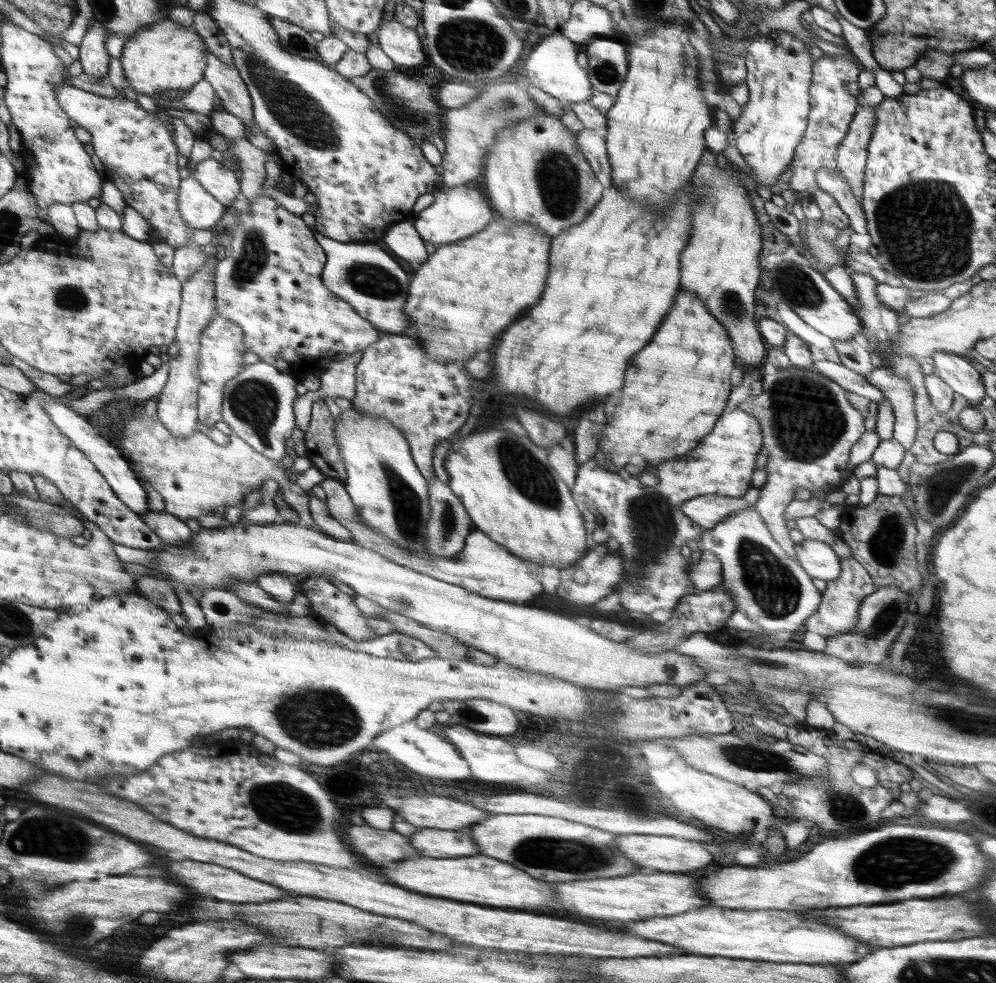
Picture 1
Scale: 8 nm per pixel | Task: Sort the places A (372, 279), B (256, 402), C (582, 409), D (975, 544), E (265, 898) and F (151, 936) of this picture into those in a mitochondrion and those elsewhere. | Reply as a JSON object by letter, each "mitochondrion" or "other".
{"A":"mitochondrion","B":"mitochondrion","C":"other","D":"other","E":"other","F":"other"}

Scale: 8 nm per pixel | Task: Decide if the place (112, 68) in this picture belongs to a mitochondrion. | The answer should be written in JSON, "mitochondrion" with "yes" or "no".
{"mitochondrion":"no"}

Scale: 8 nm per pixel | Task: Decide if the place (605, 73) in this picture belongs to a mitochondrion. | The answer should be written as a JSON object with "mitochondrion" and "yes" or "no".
{"mitochondrion":"yes"}

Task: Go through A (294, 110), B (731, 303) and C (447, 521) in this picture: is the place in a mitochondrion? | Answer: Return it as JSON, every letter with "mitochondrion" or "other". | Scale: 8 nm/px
{"A":"mitochondrion","B":"mitochondrion","C":"mitochondrion"}

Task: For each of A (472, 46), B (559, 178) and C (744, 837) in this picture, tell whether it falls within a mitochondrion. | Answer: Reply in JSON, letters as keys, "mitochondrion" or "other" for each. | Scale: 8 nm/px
{"A":"mitochondrion","B":"mitochondrion","C":"other"}

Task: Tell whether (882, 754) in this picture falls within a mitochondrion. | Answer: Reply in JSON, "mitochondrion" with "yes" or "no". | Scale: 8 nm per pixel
{"mitochondrion":"no"}

